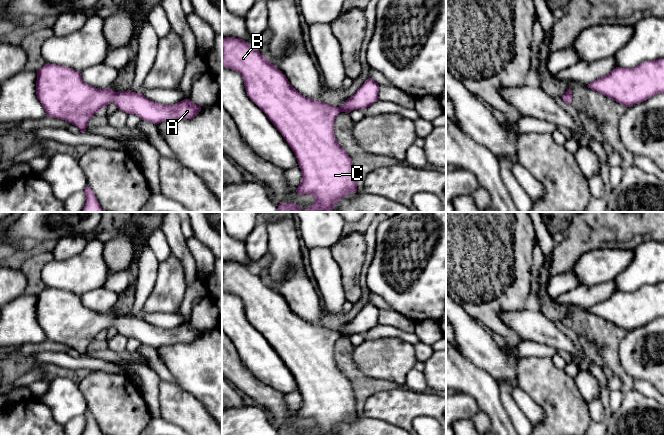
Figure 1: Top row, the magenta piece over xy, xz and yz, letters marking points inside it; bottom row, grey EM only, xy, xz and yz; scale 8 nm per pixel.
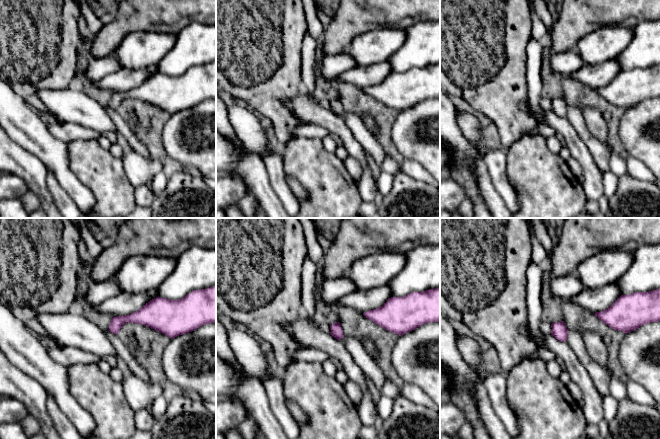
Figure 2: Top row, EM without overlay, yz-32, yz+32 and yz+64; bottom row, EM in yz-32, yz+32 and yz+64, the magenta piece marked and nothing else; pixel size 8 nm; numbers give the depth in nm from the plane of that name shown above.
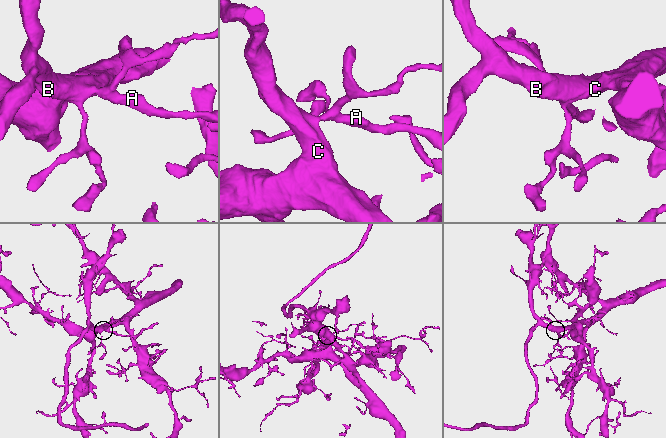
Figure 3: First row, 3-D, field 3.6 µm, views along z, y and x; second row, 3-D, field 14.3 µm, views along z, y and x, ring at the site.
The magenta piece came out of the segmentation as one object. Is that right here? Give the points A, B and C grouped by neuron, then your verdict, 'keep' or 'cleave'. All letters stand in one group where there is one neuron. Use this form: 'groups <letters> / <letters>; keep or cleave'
groups A B C; keep

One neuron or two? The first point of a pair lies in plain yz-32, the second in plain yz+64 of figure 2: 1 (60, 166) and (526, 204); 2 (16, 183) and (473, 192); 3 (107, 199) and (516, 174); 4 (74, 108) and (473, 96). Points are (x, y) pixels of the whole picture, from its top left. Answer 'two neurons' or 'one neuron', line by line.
1: two neurons
2: two neurons
3: one neuron
4: two neurons

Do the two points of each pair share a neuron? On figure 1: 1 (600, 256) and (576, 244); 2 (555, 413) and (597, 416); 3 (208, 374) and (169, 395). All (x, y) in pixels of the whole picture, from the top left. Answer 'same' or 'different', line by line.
1: different
2: different
3: different

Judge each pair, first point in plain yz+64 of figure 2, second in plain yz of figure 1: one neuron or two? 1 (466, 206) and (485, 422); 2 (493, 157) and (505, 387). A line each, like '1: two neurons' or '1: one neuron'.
1: one neuron
2: one neuron

